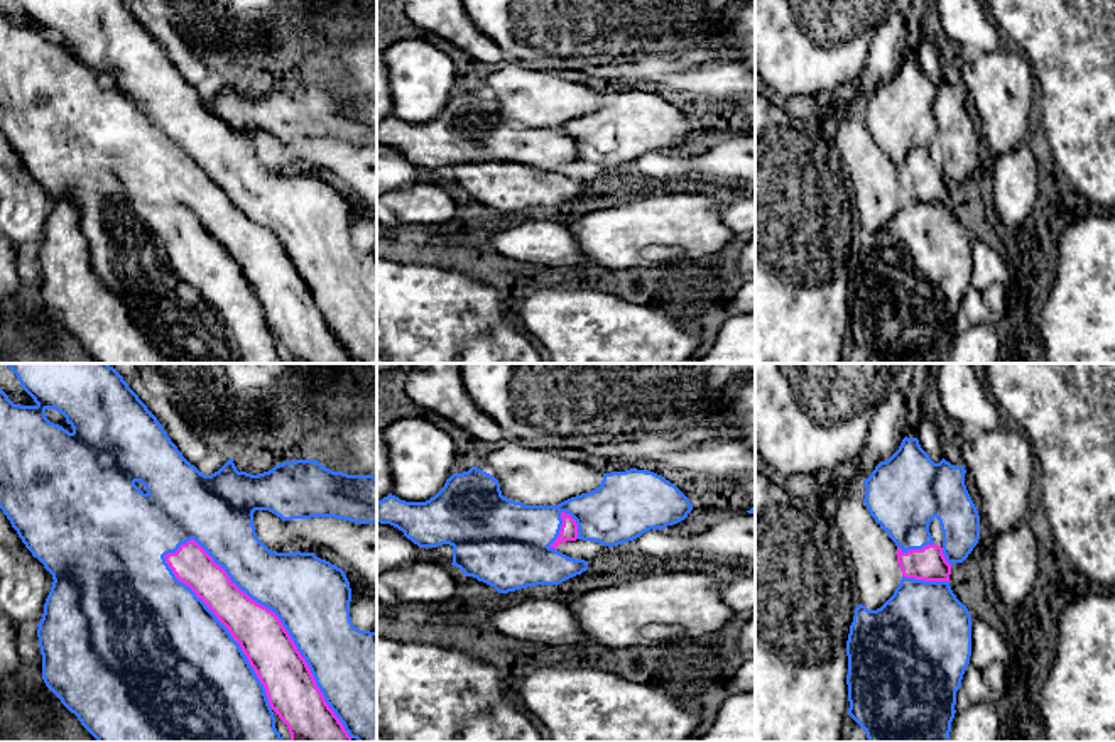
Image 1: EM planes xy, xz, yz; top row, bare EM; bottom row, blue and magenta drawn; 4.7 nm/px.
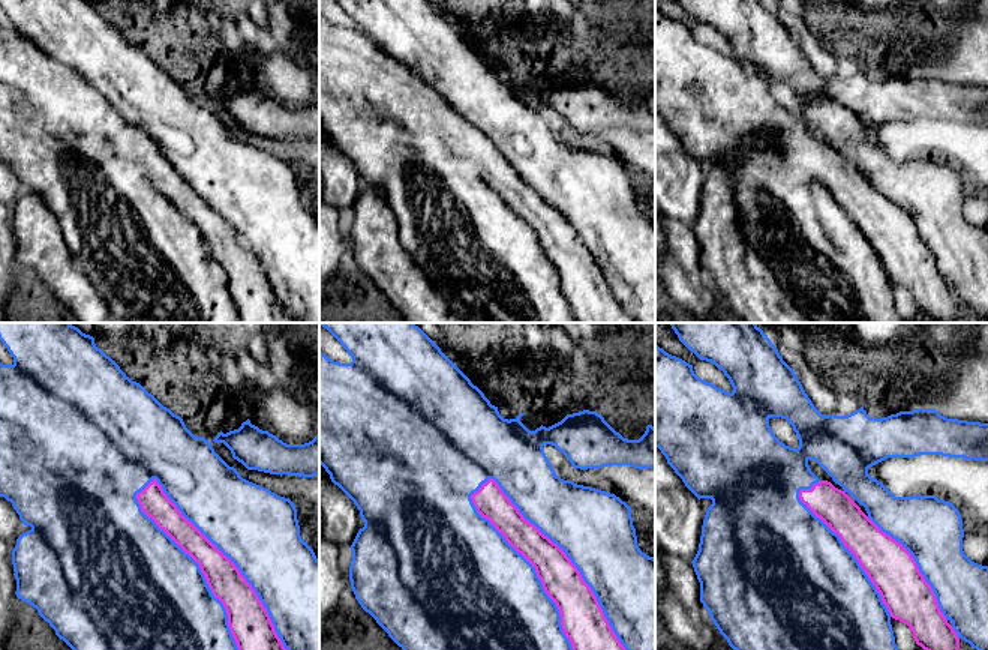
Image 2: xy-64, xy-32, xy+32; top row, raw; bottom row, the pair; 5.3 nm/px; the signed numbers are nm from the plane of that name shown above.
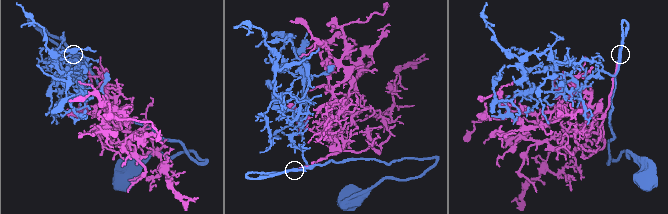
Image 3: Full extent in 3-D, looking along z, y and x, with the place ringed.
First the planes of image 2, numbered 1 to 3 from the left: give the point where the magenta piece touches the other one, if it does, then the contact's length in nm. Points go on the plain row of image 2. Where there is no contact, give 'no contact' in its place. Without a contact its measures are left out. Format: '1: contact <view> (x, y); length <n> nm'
1: contact xy-64 (237, 231); length 1250 nm
2: contact xy-32 (571, 225); length 1250 nm
3: contact xy+32 (849, 215); length 850 nm

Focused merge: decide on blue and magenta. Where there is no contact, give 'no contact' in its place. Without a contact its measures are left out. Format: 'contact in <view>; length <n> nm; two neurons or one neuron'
contact in xy; length 1250 nm; one neuron

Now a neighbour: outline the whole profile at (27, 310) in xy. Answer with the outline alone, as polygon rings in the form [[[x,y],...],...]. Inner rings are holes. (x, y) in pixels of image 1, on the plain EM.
[[[34,243],[17,247],[15,257],[22,289],[7,304],[7,314],[27,340],[46,343],[51,330],[49,319],[54,314],[42,301],[42,276],[37,250]]]

